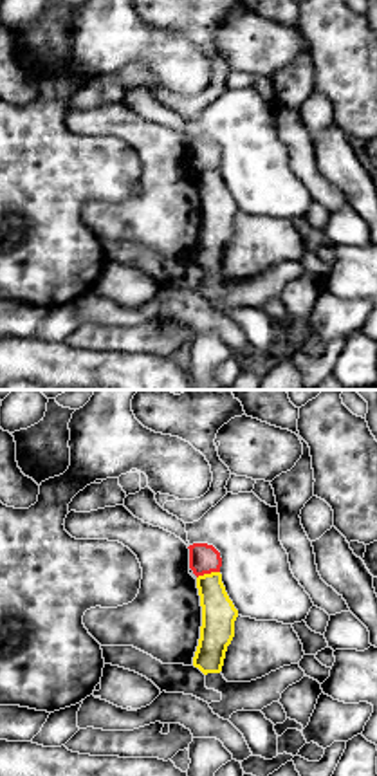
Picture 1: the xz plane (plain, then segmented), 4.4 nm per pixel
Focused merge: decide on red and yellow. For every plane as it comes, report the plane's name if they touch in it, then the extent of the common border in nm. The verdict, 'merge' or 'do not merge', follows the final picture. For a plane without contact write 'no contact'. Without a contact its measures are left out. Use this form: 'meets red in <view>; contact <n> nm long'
meets red in xz; contact 110 nm long

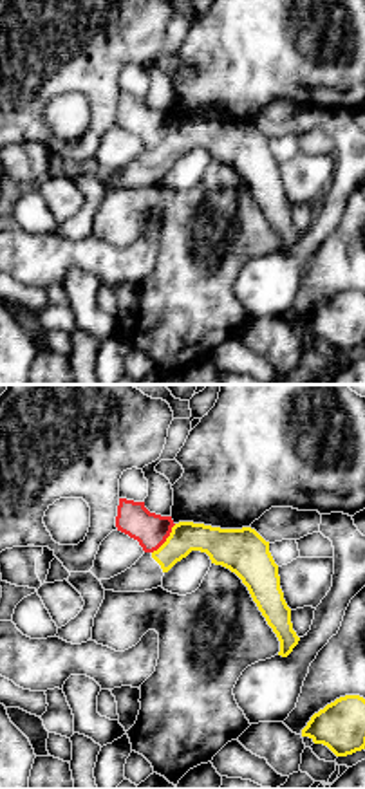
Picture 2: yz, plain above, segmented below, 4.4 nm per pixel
meets red in yz; contact 170 nm long

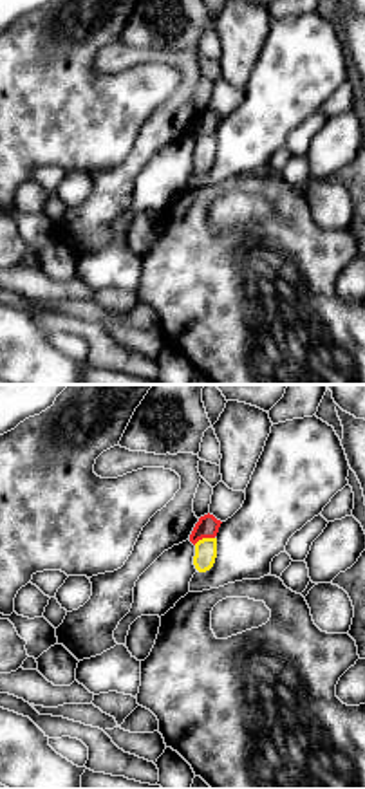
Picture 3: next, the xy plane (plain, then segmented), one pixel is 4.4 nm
meets red in xy; contact 100 nm long

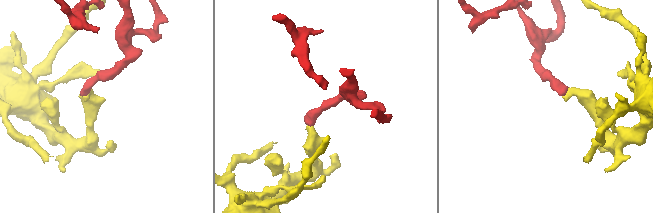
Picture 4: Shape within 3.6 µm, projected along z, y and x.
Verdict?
do not merge

